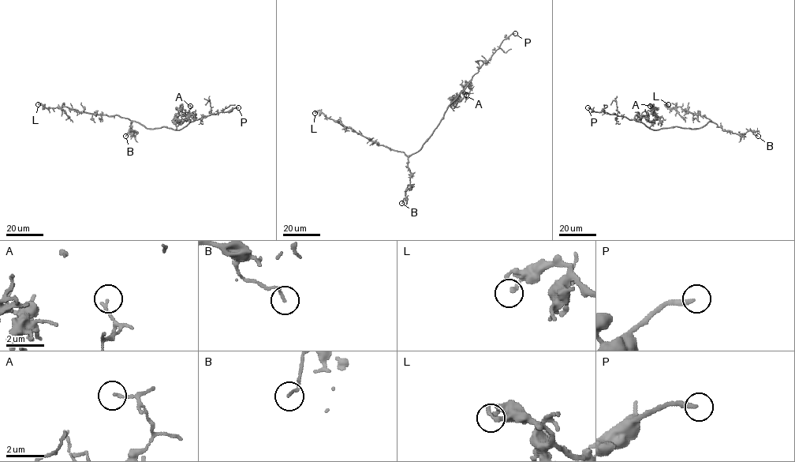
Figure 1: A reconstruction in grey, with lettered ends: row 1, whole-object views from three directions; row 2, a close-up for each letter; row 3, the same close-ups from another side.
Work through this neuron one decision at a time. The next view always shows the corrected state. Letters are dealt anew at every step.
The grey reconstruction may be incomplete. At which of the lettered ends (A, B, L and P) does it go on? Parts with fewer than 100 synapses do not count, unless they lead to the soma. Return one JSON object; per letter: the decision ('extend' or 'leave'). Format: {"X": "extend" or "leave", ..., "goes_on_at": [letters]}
{"A": "leave", "B": "leave", "L": "leave", "P": "extend", "goes_on_at": ["P"]}

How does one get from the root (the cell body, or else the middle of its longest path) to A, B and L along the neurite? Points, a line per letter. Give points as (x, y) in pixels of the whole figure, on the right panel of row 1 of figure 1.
A: (692, 129), (647, 128), (634, 117), (637, 114), (654, 121), (658, 117), (650, 106)
B: (692, 129), (703, 127), (711, 121), (725, 130), (740, 135), (751, 130), (758, 136)
L: (692, 129), (703, 127), (710, 120), (704, 115), (688, 112), (681, 107), (667, 108), (665, 105), (668, 104)

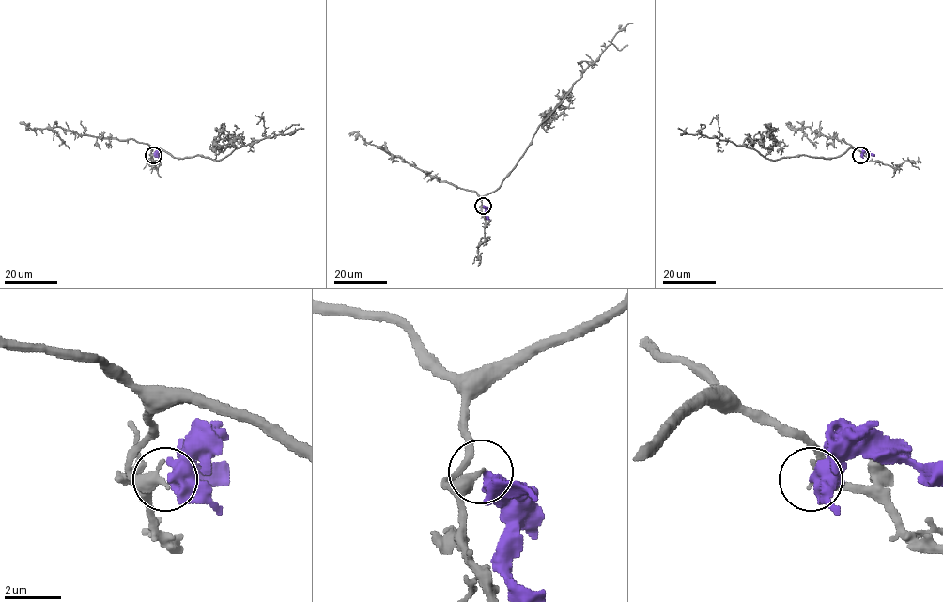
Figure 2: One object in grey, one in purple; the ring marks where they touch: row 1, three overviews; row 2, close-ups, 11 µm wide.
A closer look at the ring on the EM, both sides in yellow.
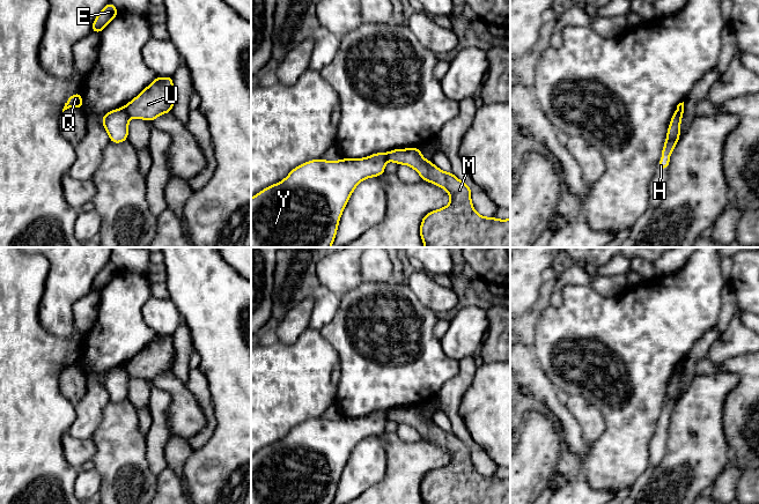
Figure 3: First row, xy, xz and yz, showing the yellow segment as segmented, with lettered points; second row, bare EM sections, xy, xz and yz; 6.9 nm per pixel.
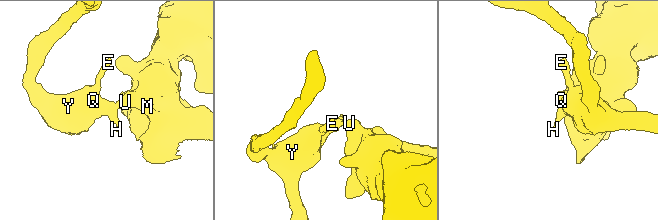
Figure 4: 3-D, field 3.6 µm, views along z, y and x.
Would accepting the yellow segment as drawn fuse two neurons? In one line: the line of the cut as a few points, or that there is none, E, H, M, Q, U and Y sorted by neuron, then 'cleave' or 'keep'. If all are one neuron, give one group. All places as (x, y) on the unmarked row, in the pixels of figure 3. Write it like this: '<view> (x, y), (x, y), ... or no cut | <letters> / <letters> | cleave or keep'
xy (124, 367), (130, 376) | E H Q Y / M U | cleave

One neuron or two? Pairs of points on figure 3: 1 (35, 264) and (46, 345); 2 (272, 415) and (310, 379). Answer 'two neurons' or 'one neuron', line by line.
1: one neuron
2: one neuron

